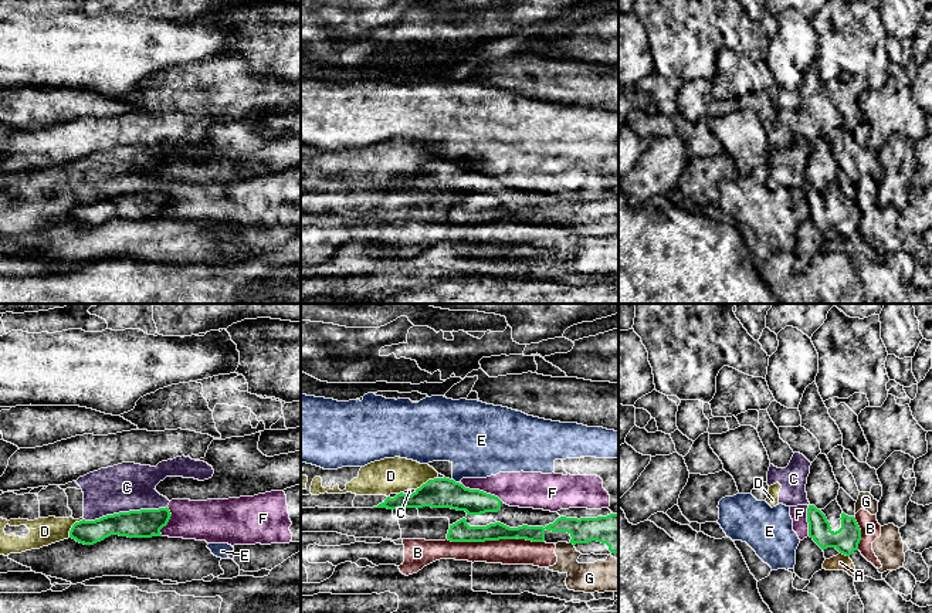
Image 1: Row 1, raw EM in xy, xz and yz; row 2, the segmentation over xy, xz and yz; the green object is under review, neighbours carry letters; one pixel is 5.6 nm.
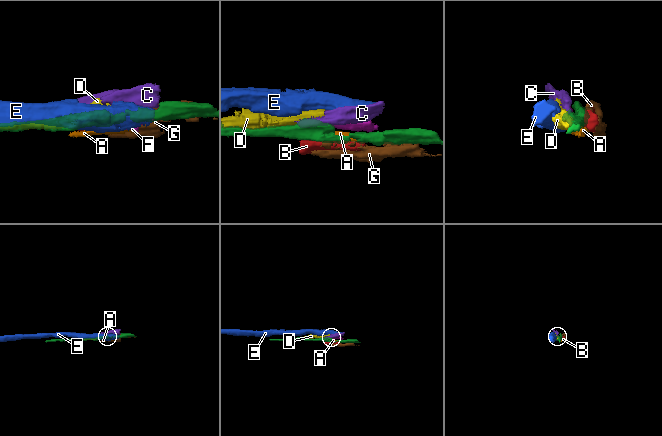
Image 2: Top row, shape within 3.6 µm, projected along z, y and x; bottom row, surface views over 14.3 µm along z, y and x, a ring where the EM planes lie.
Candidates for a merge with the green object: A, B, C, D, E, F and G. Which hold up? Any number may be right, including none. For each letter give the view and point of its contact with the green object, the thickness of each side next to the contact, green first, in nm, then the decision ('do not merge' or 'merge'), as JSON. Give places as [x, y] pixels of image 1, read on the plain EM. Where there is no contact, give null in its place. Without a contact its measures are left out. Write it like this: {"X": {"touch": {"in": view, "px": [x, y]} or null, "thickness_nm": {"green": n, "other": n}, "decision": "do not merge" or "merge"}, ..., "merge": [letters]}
{"A": {"touch": {"in": "yz", "px": [844, 236]}, "thickness_nm": {"green": 150, "other": 90}, "decision": "do not merge"}, "B": {"touch": {"in": "xz", "px": [481, 223]}, "thickness_nm": {"green": 120, "other": 140}, "decision": "do not merge"}, "C": {"touch": {"in": "xy", "px": [125, 195]}, "thickness_nm": {"green": 160, "other": 280}, "decision": "do not merge"}, "D": {"touch": {"in": "xy", "px": [73, 209]}, "thickness_nm": {"green": 140, "other": 160}, "decision": "do not merge"}, "E": {"touch": {"in": "xz", "px": [454, 163]}, "thickness_nm": {"green": 180, "other": 360}, "decision": "do not merge"}, "F": {"touch": {"in": "xz", "px": [483, 173]}, "thickness_nm": {"green": 180, "other": 200}, "decision": "do not merge"}, "G": {"touch": {"in": "xz", "px": [572, 224]}, "thickness_nm": {"green": 180, "other": 180}, "decision": "do not merge"}, "merge": []}

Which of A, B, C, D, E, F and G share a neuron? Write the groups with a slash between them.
A / B G / C D / E F

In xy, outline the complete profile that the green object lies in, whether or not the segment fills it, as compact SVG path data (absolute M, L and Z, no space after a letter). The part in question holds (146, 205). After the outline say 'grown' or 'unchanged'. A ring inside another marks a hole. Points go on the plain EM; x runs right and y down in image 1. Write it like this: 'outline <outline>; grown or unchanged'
outline M169 190L140 192L106 197L95 203L75 204L70 220L84 227L94 227L111 217L128 220L162 219L160 211L167 207L172 196Z; unchanged

